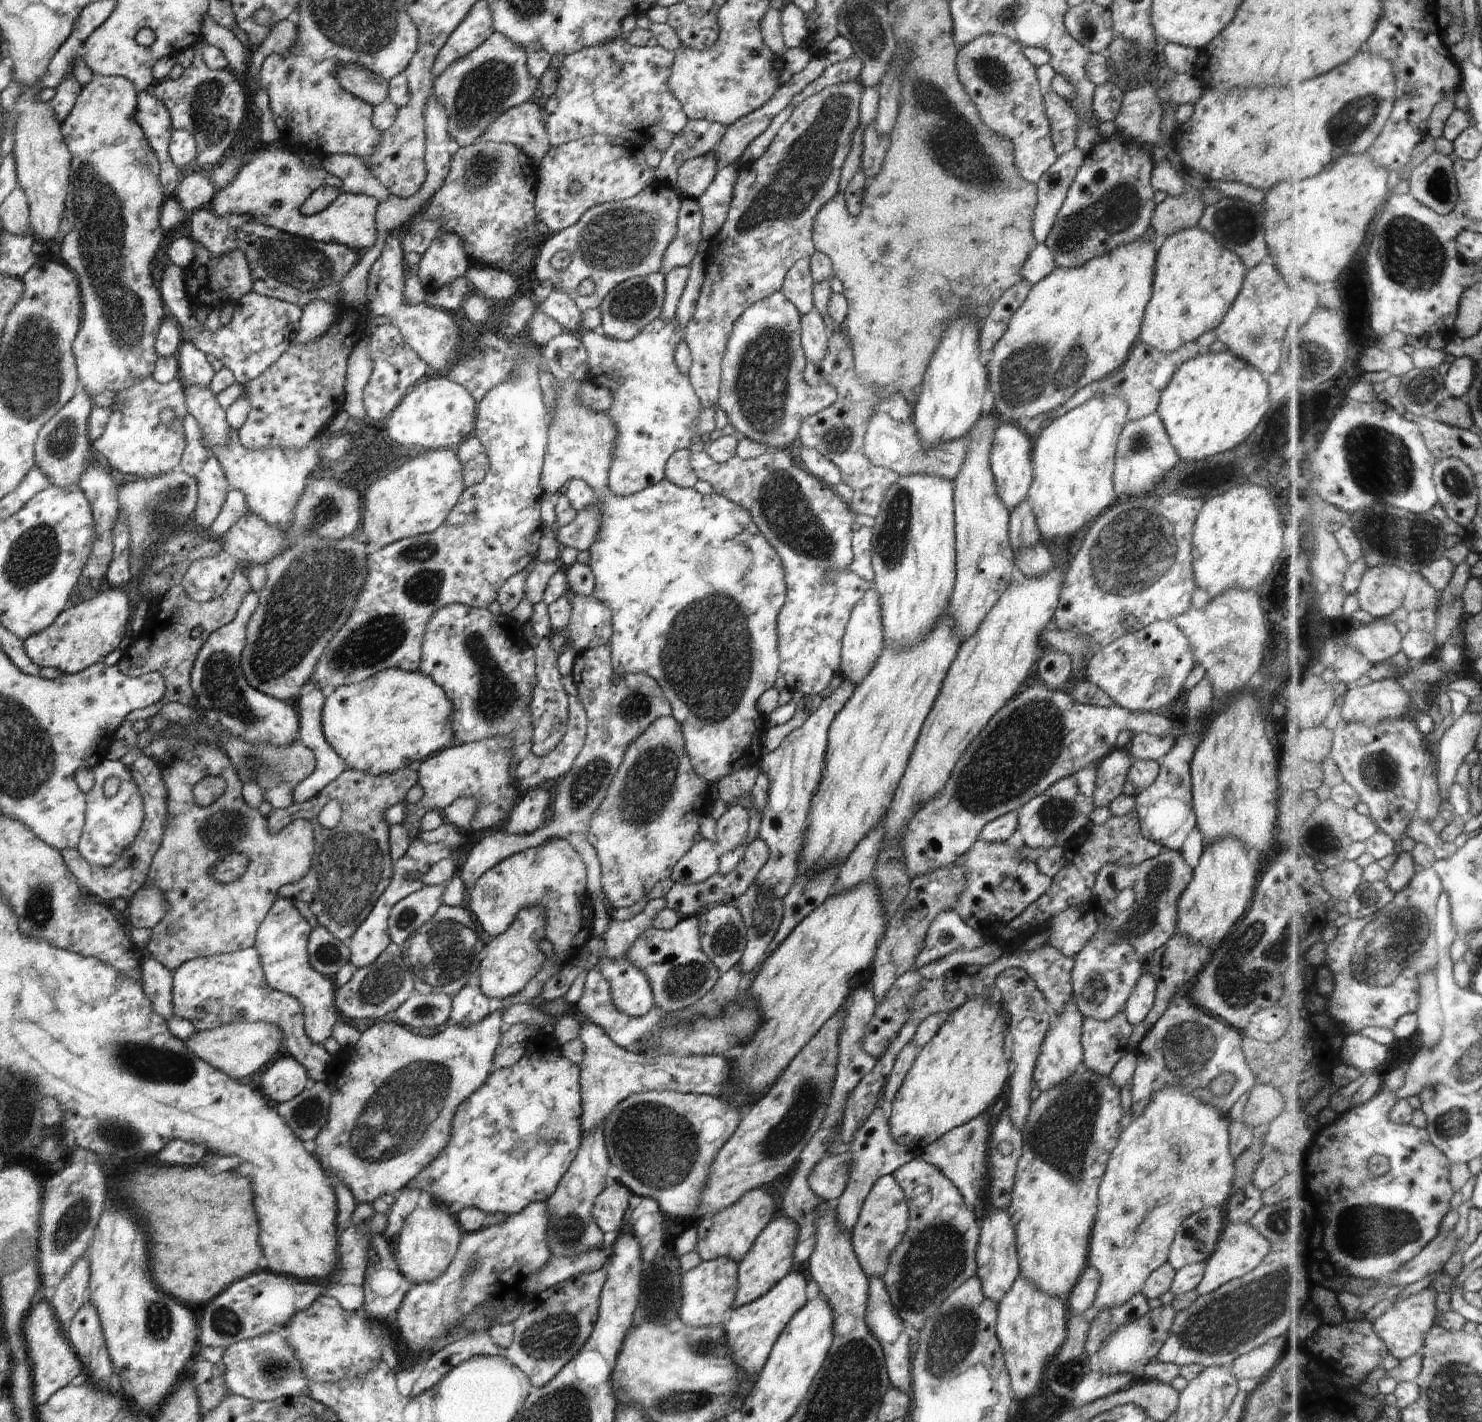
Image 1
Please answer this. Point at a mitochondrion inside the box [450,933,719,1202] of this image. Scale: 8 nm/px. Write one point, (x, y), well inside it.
(658, 1149)

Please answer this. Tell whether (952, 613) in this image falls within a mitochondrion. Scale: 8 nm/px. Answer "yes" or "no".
no

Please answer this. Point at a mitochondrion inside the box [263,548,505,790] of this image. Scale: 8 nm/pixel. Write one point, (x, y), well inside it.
(374, 641)

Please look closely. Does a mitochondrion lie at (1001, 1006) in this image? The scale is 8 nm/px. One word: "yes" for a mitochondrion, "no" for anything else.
no

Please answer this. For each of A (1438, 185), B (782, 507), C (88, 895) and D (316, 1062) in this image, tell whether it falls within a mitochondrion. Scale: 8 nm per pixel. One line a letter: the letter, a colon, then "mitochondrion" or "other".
A: mitochondrion
B: mitochondrion
C: other
D: other

